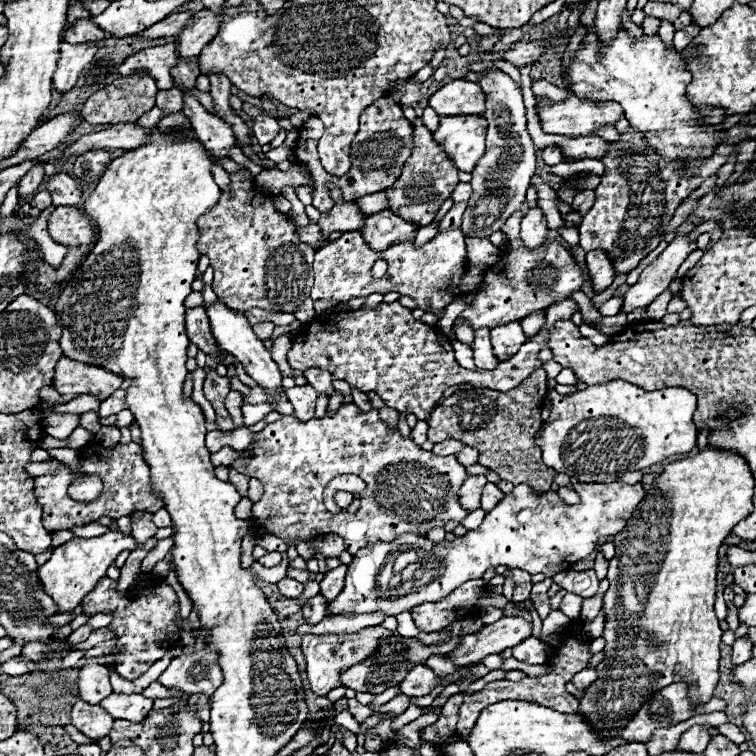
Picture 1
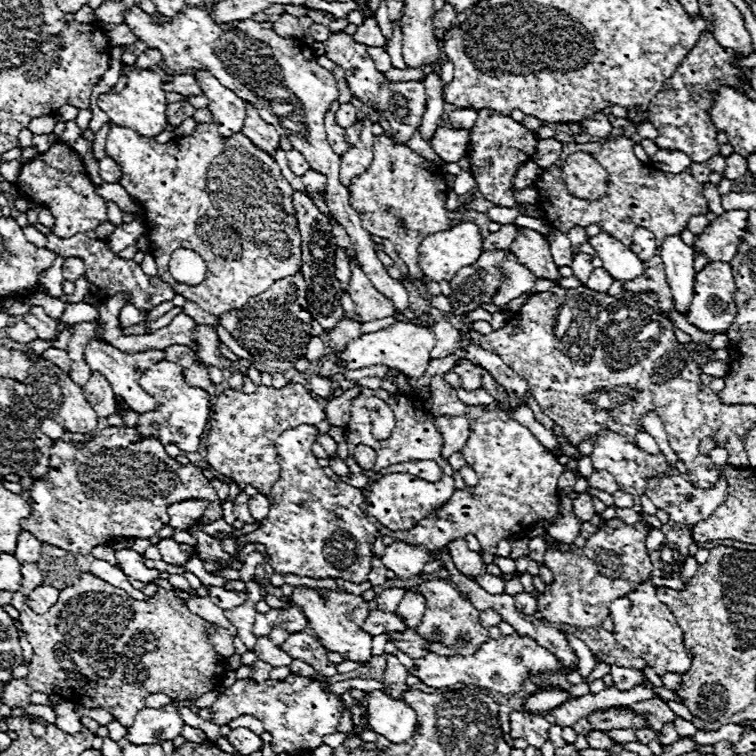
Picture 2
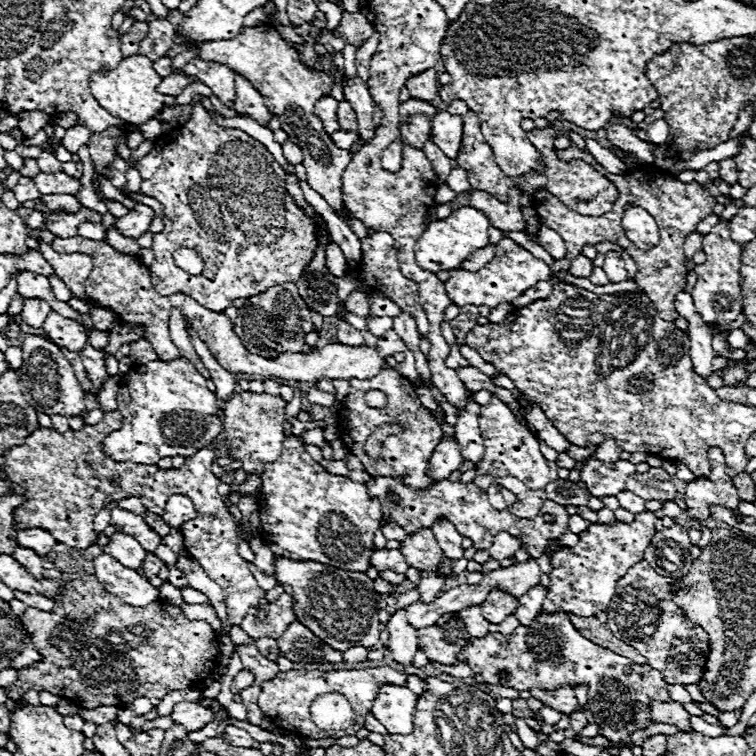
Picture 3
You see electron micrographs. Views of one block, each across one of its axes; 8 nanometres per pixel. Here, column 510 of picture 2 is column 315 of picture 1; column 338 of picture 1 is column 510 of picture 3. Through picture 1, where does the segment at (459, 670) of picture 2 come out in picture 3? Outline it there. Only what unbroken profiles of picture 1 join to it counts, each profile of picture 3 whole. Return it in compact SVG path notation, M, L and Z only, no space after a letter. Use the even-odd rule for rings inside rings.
M552 612L552 614L540 614L536 616L536 620L532 620L530 626L518 626L514 630L514 634L510 634L508 638L502 634L488 634L480 640L474 640L468 648L464 648L458 654L460 660L466 660L466 664L476 672L482 674L486 682L490 684L504 684L516 690L528 690L532 686L538 688L560 688L560 686L582 686L588 684L588 702L586 708L592 712L594 720L600 728L600 734L604 738L608 738L614 744L630 744L630 734L636 730L644 730L652 724L652 716L650 716L650 704L652 700L672 700L668 690L666 690L666 682L662 680L660 672L656 672L654 668L650 668L648 664L636 664L608 648L602 648L594 642L590 642L588 638L584 638L568 620L568 612ZM506 670L508 672L508 680L498 678L498 672Z

